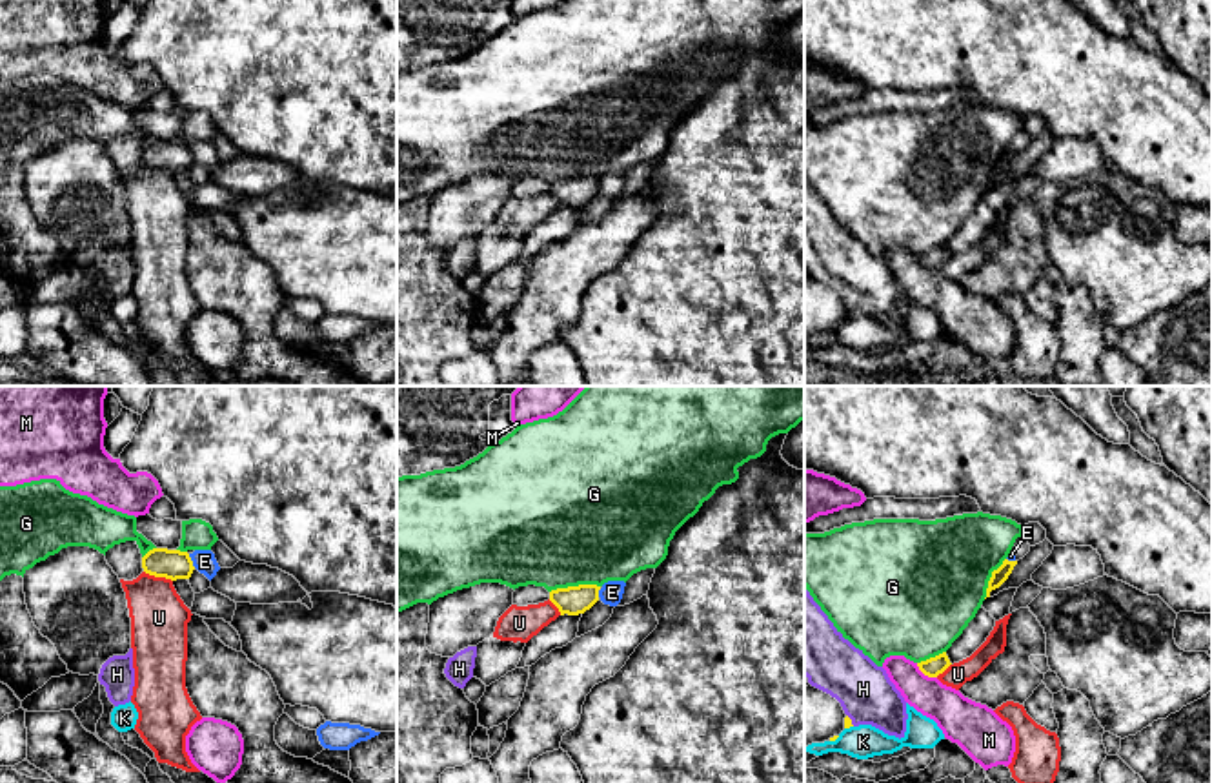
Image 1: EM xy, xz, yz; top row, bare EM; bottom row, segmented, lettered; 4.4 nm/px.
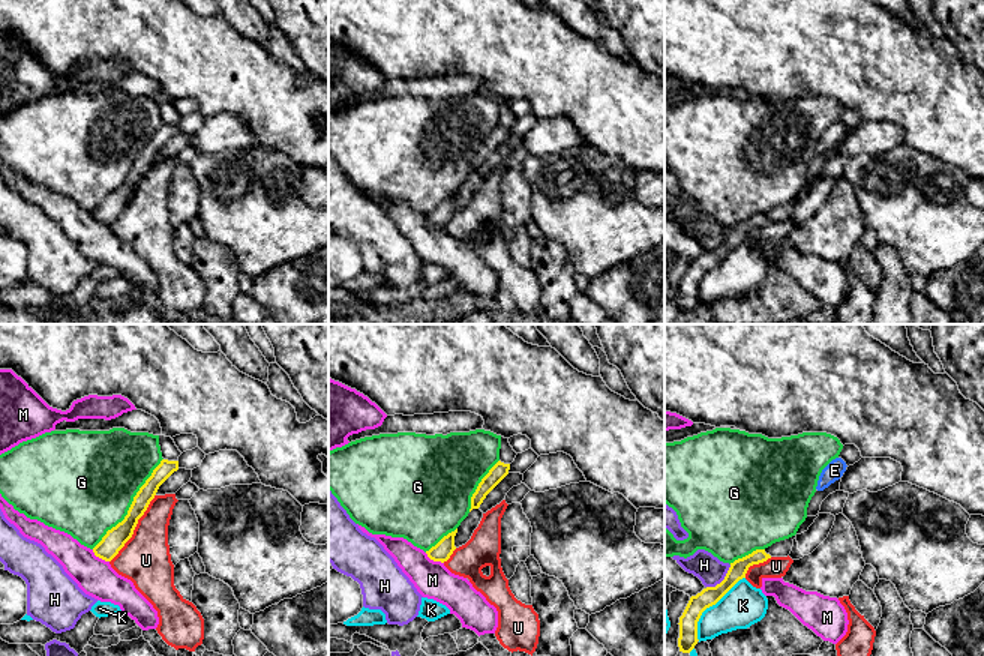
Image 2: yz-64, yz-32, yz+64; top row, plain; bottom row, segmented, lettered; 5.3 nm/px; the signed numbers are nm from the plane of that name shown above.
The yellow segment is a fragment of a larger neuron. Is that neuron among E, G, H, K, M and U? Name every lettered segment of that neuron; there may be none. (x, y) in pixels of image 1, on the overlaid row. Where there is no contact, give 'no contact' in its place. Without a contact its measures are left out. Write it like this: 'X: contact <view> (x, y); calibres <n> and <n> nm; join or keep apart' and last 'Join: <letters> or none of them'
E: contact xy (191, 561); calibres 130 and 100 nm; keep apart
G: contact xz (574, 587); calibres 130 and 480 nm; keep apart
H: contact yz (850, 720); calibres 30 and 240 nm; keep apart
K: contact yz (834, 740); calibres 20 and 150 nm; keep apart
M: contact yz (925, 674); calibres 90 and 190 nm; keep apart
U: contact xy (159, 576); calibres 130 and 260 nm; join
Join: U

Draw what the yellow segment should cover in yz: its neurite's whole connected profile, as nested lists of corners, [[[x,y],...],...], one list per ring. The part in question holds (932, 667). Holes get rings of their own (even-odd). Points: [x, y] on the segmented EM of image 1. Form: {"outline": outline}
{"outline": [[[1012,614],[995,621],[986,641],[966,659],[950,663],[946,652],[917,663],[928,677],[937,677],[943,685],[959,690],[966,681],[977,677],[1006,646],[1006,625]]]}

